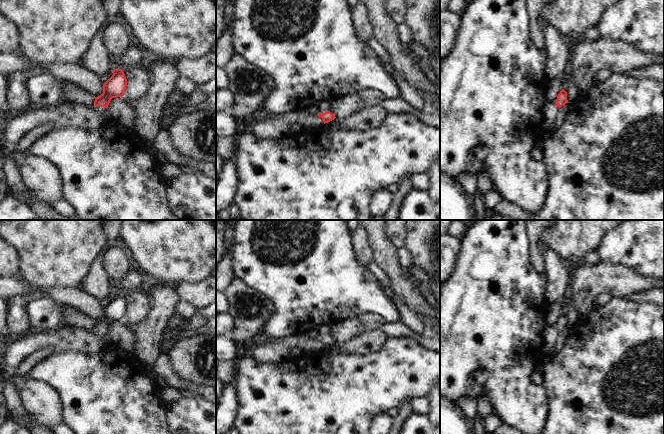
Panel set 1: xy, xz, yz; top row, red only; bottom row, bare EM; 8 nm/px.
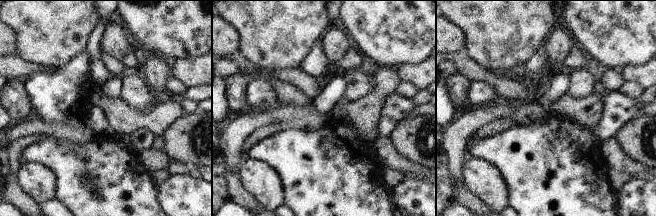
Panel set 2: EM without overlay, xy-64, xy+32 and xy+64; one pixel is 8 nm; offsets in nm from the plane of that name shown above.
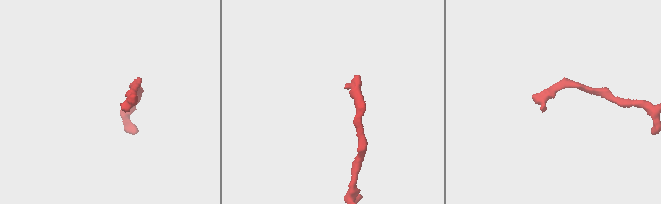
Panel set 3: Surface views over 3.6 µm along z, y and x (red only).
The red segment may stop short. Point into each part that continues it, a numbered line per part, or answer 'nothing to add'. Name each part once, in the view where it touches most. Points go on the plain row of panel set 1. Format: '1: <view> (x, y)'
1: xy (101, 334)

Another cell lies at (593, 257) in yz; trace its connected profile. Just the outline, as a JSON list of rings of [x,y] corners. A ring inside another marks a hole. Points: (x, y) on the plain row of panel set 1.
[[[590,251],[586,254],[587,263],[594,265],[601,262],[601,257],[598,251]]]

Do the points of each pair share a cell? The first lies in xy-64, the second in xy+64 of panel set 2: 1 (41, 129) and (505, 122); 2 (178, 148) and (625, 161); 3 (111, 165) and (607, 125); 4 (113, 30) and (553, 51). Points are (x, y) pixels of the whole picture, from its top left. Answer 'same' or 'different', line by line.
1: different
2: different
3: same
4: same

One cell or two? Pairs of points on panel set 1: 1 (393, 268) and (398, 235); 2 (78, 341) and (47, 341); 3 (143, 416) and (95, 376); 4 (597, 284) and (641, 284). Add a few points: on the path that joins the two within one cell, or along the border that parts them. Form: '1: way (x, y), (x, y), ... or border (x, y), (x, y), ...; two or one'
1: border (384, 230), (388, 242), (395, 249); two
2: border (61, 331), (62, 338), (56, 346), (38, 350); two
3: way (131, 412), (107, 388); one
4: way (608, 284), (630, 284); one

